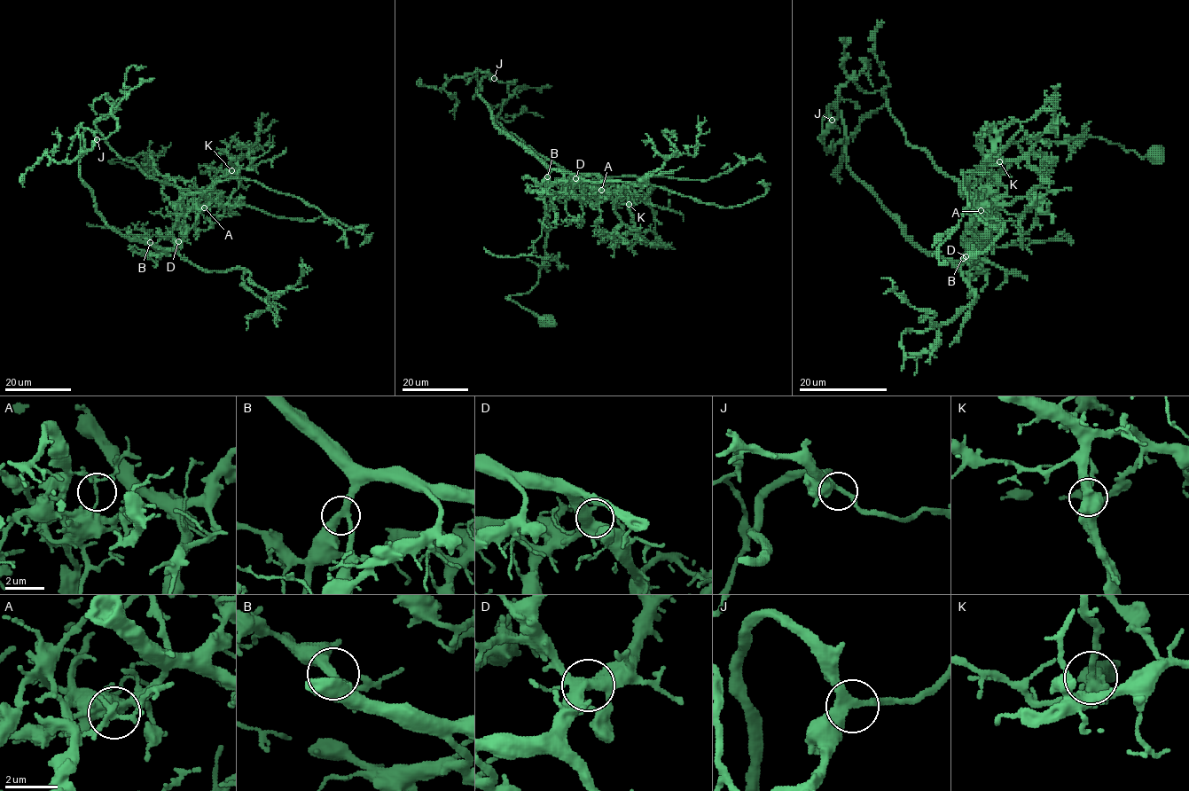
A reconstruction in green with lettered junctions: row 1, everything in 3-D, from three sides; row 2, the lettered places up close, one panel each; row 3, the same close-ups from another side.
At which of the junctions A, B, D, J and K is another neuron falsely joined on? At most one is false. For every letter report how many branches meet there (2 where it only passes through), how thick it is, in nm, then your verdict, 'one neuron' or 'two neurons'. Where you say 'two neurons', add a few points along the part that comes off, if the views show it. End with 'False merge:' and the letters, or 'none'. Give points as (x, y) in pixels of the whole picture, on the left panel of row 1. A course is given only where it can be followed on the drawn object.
A: 4 branches meet; 120 nm thick; two neurons; foreign part runs (204, 207), (173, 248), (129, 240), (80, 177), (83, 131), (95, 137), (90, 150), (54, 161), (57, 128)
B: 3 branches meet; 300 nm thick; one neuron
D: 5 branches meet; 400 nm thick; one neuron
J: 3 branches meet; 320 nm thick; one neuron
K: 4 branches meet; 480 nm thick; one neuron
False merge: A

